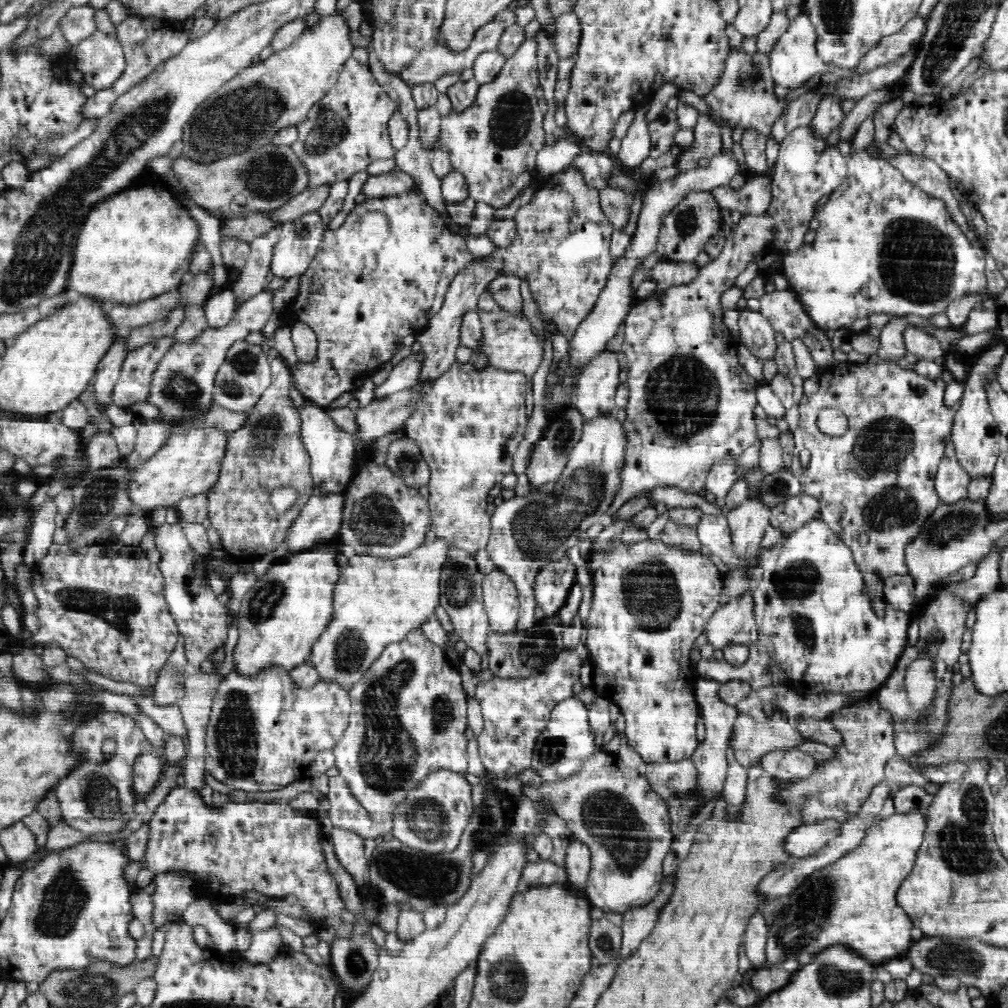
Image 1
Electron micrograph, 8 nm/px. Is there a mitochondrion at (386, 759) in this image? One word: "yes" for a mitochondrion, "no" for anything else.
yes

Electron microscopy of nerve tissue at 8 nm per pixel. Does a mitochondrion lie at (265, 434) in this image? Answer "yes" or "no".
yes

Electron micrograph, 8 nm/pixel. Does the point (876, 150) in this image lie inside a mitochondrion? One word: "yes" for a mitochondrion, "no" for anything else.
no

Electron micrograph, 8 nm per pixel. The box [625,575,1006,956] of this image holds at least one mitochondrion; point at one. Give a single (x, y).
(963, 846)

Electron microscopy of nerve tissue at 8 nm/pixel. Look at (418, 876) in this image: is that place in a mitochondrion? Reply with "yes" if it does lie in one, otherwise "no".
yes

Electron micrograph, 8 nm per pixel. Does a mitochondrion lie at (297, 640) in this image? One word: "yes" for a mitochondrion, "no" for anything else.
no

